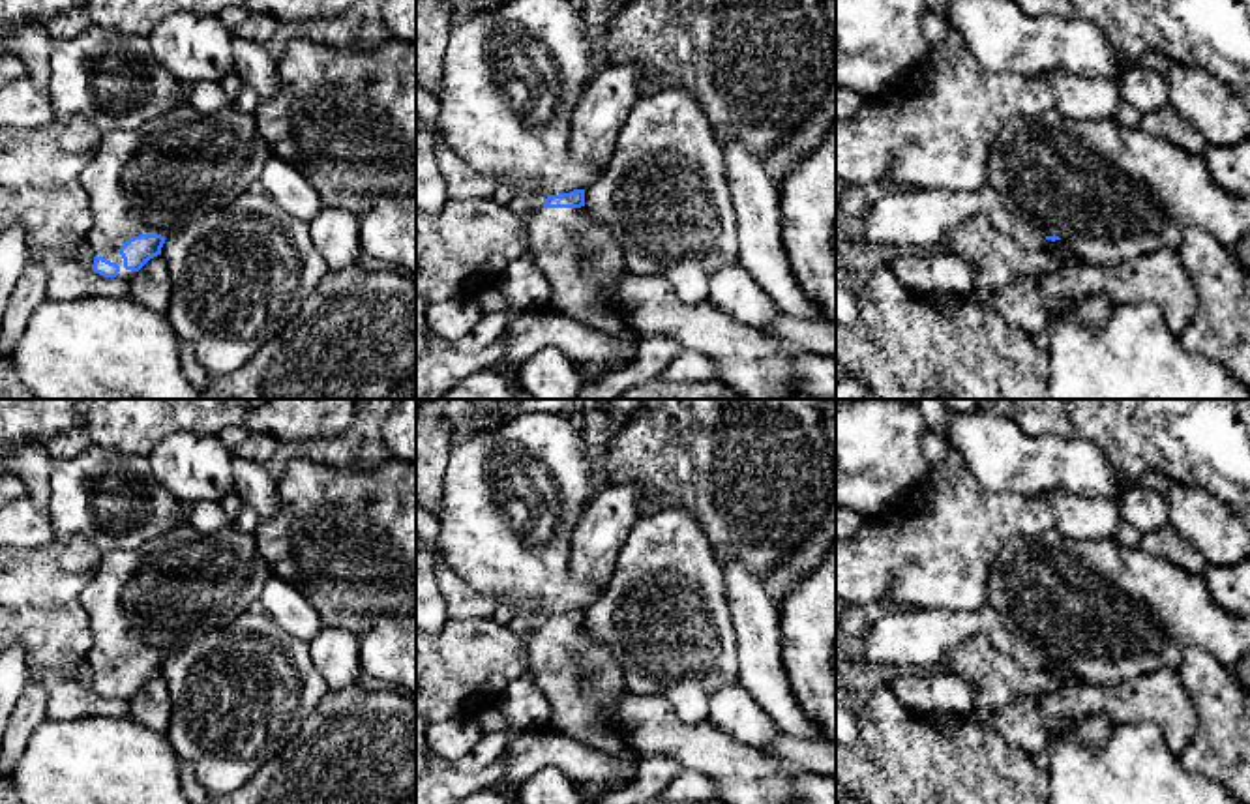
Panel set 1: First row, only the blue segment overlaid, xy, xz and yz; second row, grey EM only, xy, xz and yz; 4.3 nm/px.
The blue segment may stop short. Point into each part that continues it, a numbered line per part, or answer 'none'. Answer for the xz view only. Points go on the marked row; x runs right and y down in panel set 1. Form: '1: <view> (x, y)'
1: xz (583, 265)

